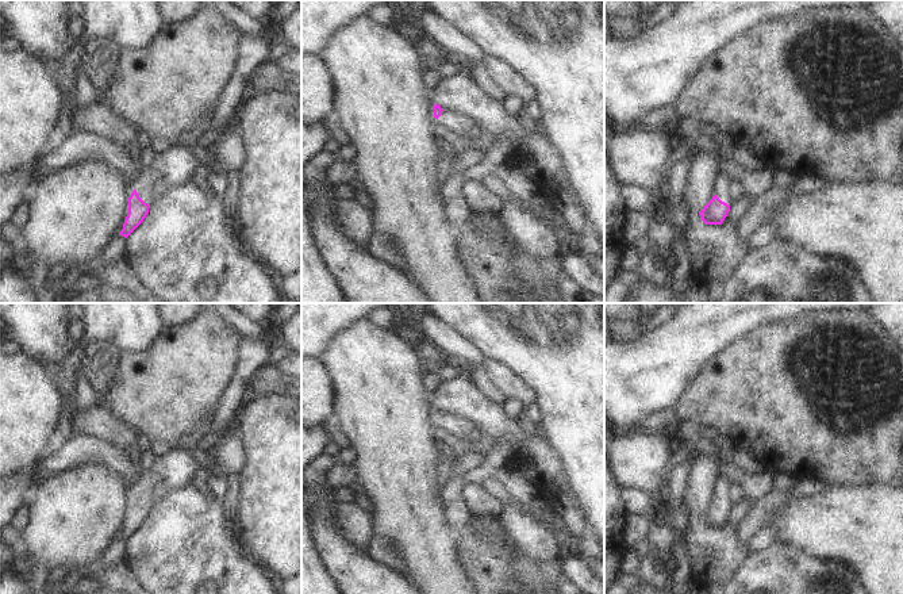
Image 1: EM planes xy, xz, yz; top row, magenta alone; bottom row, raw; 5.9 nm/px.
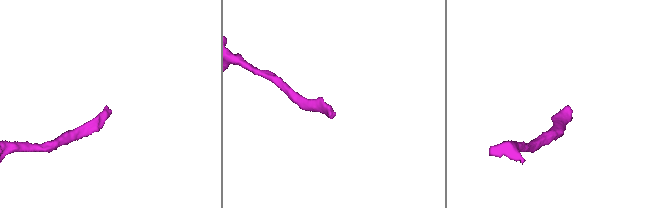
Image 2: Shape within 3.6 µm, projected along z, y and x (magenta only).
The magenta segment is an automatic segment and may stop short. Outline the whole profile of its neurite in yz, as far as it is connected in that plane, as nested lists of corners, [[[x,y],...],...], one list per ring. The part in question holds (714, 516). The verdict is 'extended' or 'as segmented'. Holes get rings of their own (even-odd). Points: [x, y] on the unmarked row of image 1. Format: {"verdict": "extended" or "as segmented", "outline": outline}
{"verdict": "extended", "outline": [[[721,476],[712,502],[706,506],[699,518],[706,528],[722,528],[729,514],[734,511],[735,507],[730,503],[730,482]]]}

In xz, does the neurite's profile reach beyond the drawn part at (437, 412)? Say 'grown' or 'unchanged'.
grown

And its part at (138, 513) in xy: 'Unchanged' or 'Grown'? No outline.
Grown

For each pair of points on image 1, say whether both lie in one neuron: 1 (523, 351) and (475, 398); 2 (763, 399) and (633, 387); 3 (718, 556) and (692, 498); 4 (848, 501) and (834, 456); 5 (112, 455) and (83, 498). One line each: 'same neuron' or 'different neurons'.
1: different neurons
2: different neurons
3: same neuron
4: different neurons
5: different neurons

